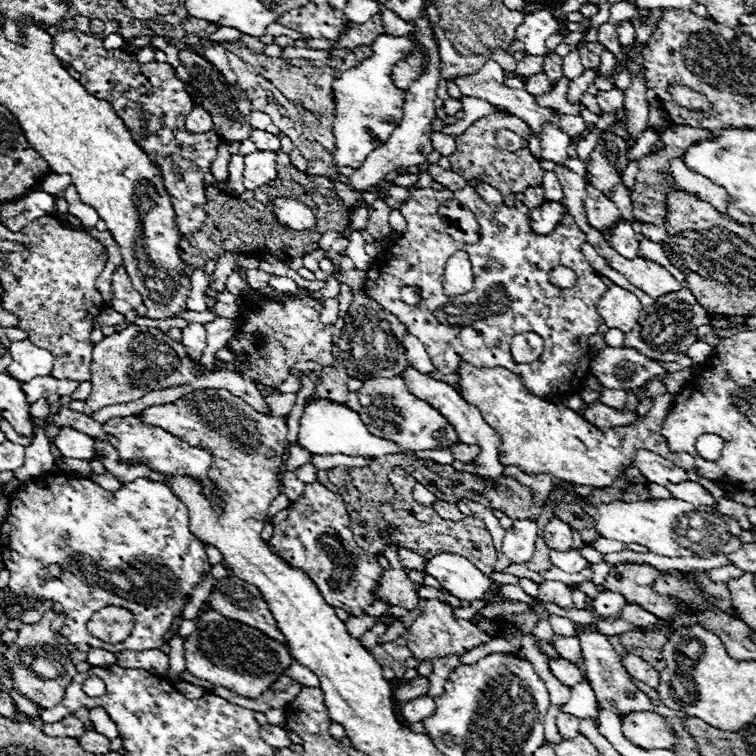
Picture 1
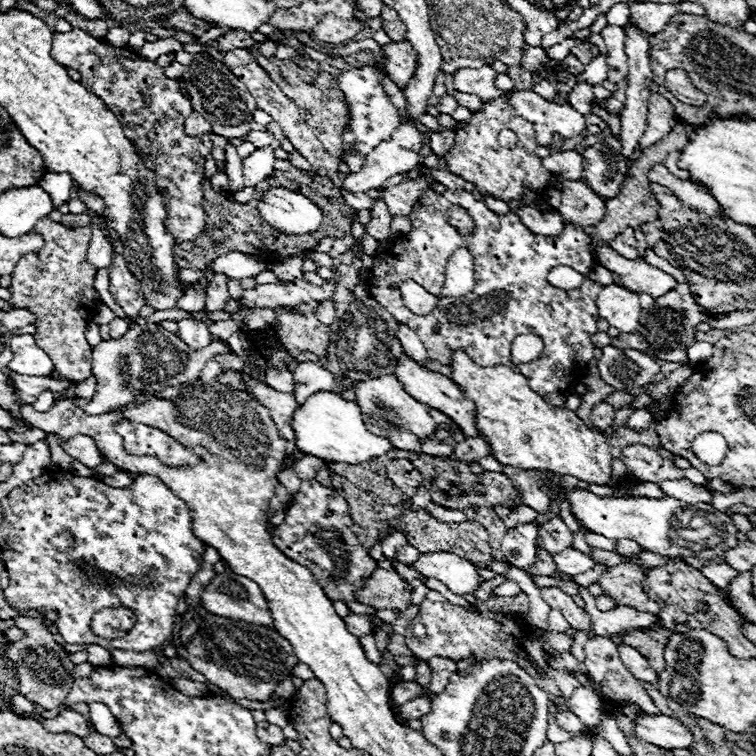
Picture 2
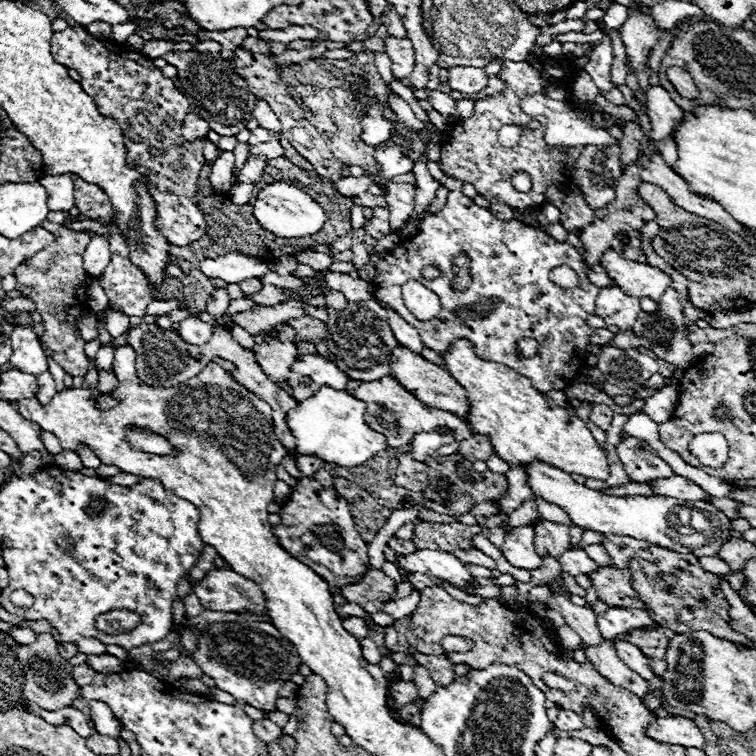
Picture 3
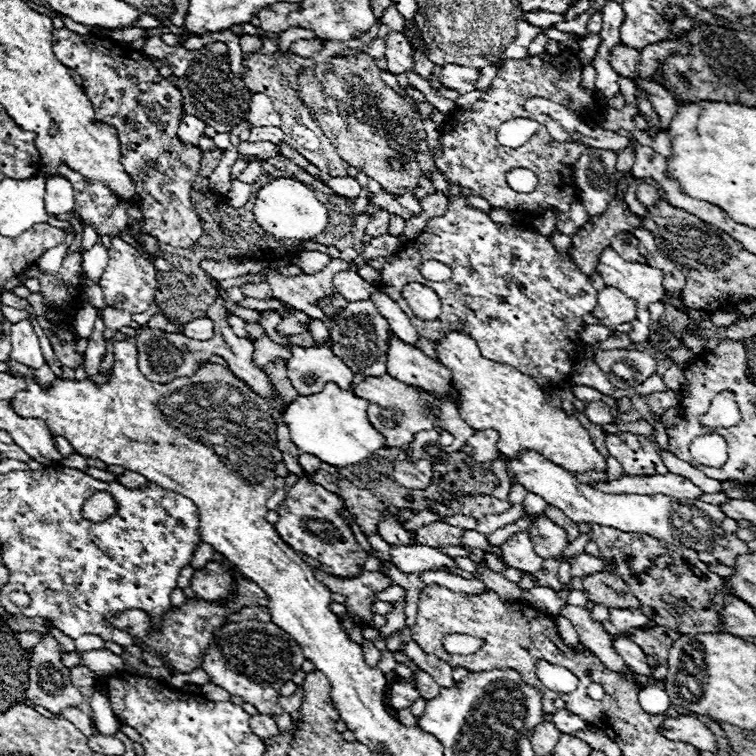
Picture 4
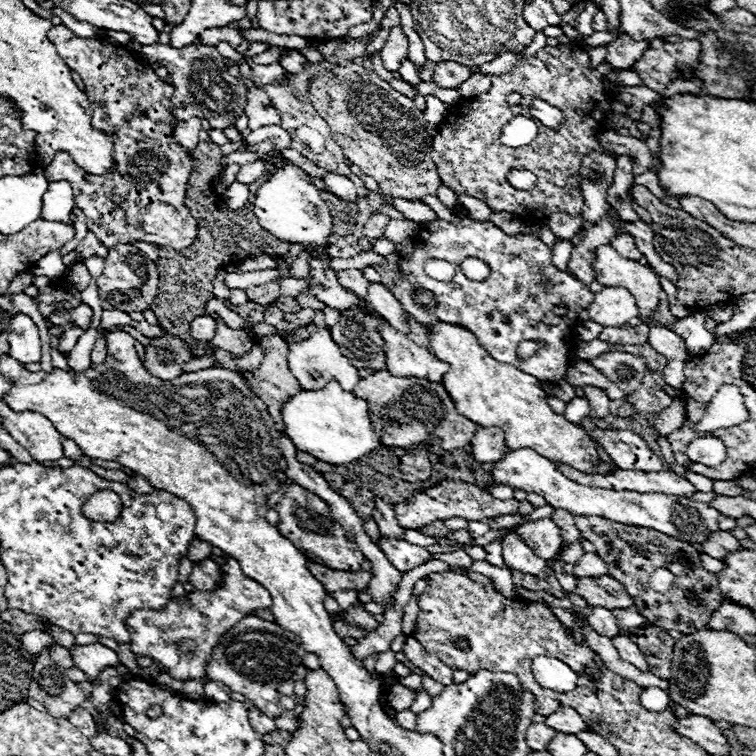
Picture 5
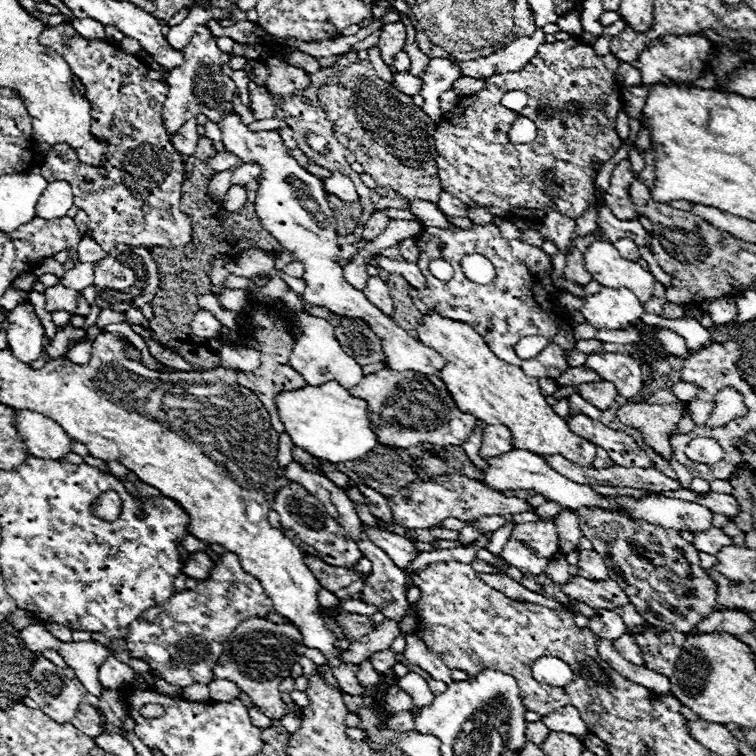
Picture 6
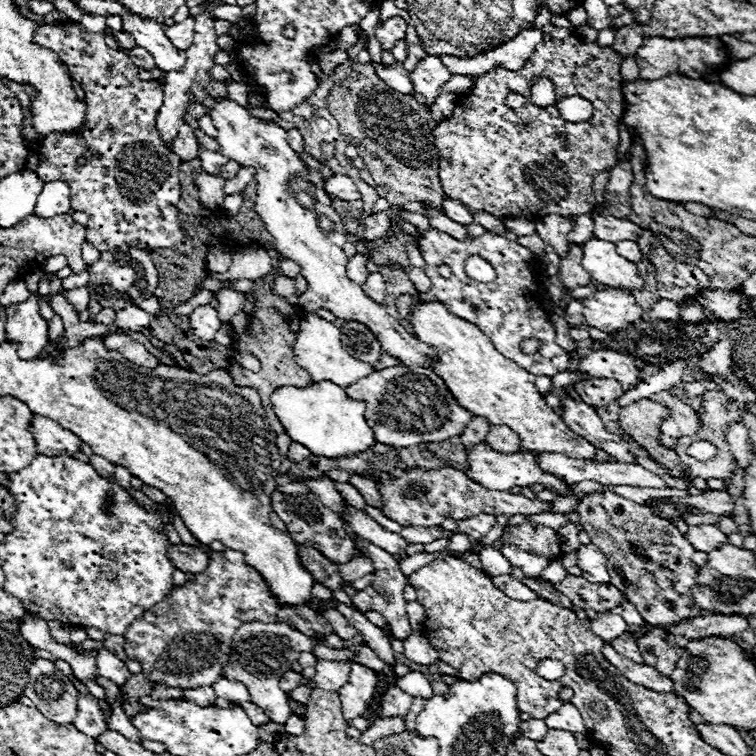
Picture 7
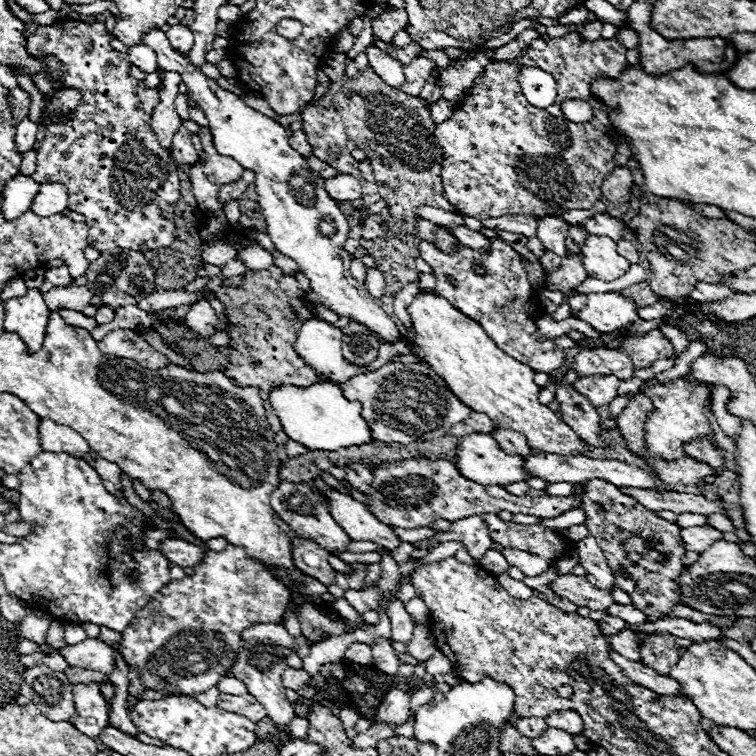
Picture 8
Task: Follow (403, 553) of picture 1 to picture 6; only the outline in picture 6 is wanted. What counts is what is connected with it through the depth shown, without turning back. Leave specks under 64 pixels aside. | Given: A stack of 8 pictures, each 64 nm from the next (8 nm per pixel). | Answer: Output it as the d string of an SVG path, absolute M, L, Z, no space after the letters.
M358 484L358 488L360 488L360 492L368 498L368 502L370 502L370 512L372 512L376 518L380 518L380 520L386 522L386 524L396 524L394 518L392 518L392 510L390 510L390 506L388 506L388 500L386 500L382 494L374 492L372 488L368 488L368 486L364 486L364 484Z

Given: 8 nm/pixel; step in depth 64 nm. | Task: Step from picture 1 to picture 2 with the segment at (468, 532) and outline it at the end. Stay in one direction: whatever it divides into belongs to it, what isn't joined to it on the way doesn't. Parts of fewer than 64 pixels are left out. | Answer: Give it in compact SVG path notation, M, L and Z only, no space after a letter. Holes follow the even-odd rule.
M394 460L394 468L390 472L390 480L410 498L420 484L420 472L408 460ZM330 472L330 480L332 486L340 492L340 496L344 496L348 500L348 510L352 520L354 521L353 530L356 533L361 545L371 548L376 542L378 536L381 536L384 530L394 528L394 530L402 530L406 534L406 540L410 546L414 546L418 552L454 552L458 556L464 556L466 560L472 560L472 564L476 564L478 568L490 568L490 564L494 562L494 550L490 546L490 536L488 530L480 524L480 522L460 522L460 524L446 524L446 522L438 522L434 516L430 516L426 510L412 510L412 504L396 504L396 506L382 506L370 500L368 494L364 494L362 490L358 490L348 478Z

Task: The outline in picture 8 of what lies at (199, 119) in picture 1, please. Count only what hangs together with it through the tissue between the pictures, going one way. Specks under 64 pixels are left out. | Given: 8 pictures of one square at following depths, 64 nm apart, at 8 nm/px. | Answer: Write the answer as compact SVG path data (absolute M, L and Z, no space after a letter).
M184 126L174 134L170 154L174 156L174 160L178 164L196 164L198 162L198 152L194 150L192 140L190 140L190 132Z

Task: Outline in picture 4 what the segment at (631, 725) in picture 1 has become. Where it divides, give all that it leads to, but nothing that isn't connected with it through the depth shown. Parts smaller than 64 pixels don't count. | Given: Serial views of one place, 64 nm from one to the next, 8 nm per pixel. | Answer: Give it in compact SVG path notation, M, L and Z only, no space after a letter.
M696 716L666 718L662 732L664 736L668 736L668 740L684 740L686 744L692 744L698 750L716 750L716 740L712 732Z

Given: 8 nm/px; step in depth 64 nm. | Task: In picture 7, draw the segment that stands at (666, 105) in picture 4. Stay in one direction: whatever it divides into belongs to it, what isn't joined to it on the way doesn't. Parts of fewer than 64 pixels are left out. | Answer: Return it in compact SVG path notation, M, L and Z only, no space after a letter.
M628 58L628 60L623 60L622 64L620 64L620 74L622 74L622 78L628 81L634 81L640 78L640 70L639 66L634 64L634 58Z

